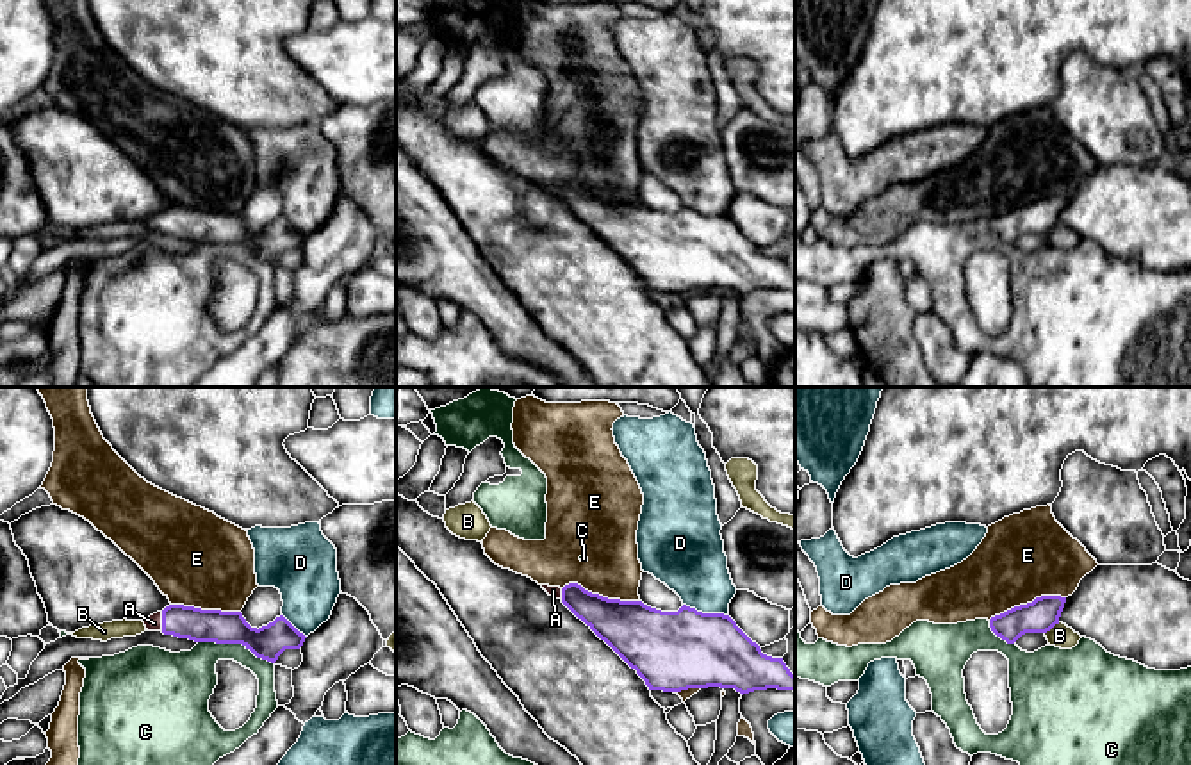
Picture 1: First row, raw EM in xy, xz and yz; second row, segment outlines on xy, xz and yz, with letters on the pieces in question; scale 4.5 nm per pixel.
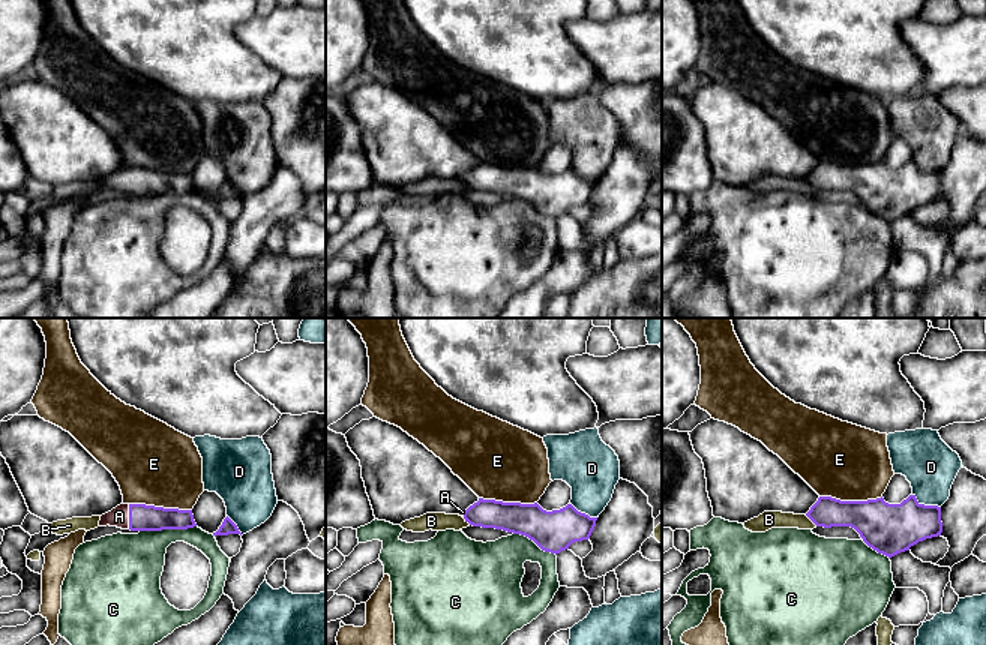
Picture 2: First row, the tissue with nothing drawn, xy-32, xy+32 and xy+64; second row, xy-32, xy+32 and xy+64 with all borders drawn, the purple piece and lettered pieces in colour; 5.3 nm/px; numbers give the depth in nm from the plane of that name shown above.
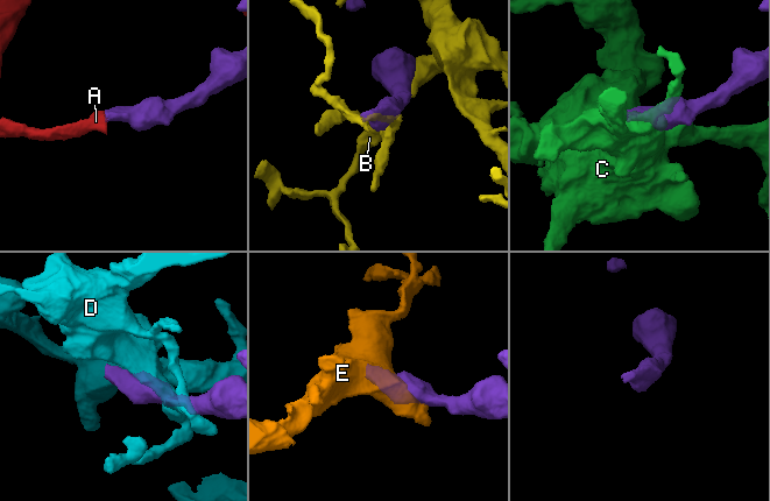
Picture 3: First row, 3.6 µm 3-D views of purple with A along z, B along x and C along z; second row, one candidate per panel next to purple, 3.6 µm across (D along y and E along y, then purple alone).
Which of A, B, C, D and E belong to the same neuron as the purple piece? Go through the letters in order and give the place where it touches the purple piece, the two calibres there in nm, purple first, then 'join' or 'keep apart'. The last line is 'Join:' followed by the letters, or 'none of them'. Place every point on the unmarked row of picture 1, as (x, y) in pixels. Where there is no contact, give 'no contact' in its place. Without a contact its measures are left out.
A: xy (163, 222) | 150/80 nm | join
B: yz (1052, 227) | 150/100 nm | keep apart
C: xy (236, 243) | 160/220 nm | keep apart
D: xz (705, 214) | 360/320 nm | keep apart
E: xz (601, 197) | 280/240 nm | keep apart
Join: A

